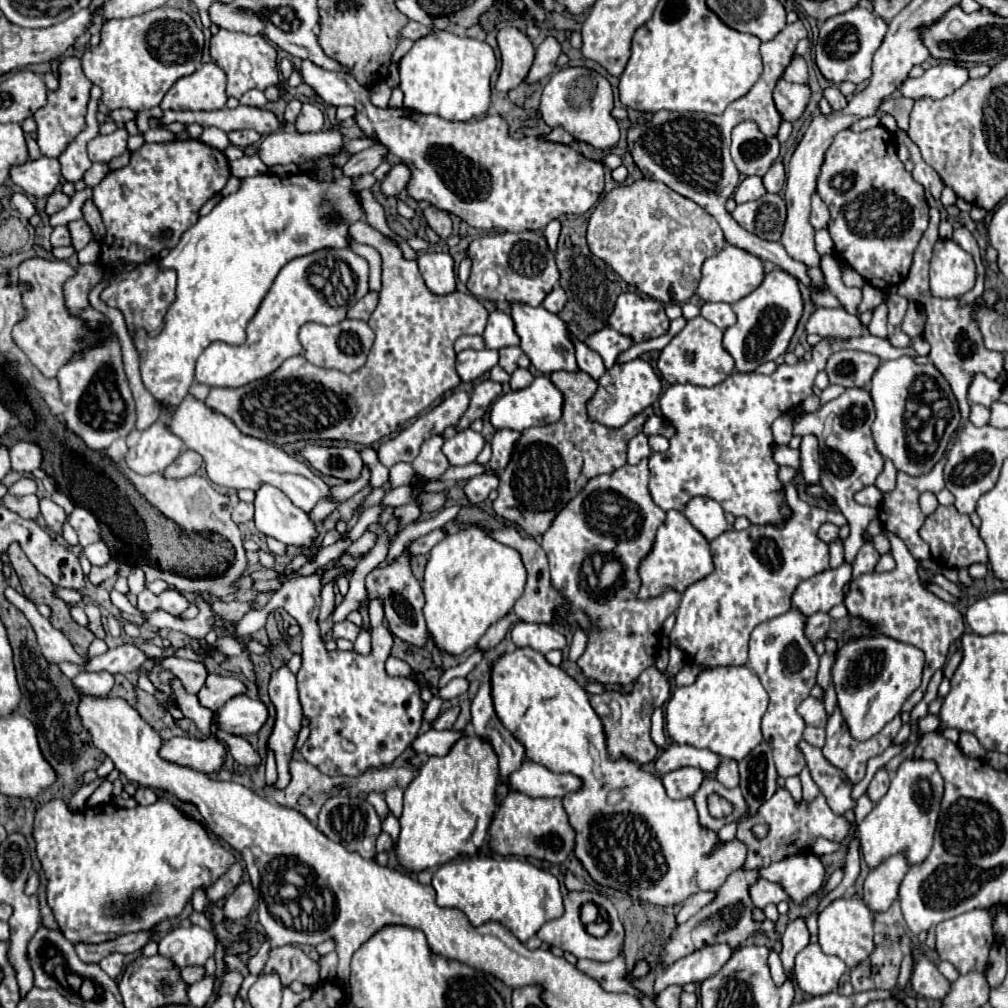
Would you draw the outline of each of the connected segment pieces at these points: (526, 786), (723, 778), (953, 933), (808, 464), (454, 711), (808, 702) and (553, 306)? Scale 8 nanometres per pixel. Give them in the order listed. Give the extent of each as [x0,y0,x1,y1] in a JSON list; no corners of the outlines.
[[509,760,581,798],[715,760,739,788],[935,908,997,974],[801,434,819,482],[433,706,461,730],[797,696,827,726],[543,286,565,314]]

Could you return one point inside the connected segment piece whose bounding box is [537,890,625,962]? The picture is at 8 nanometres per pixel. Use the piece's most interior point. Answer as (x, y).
(568, 933)

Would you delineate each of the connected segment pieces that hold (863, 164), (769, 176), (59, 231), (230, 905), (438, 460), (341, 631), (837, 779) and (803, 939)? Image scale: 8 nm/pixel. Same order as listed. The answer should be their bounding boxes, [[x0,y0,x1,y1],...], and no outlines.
[[817,126,929,290],[763,162,785,194],[51,226,69,246],[223,882,255,922],[413,436,449,480],[333,620,359,642],[799,740,855,814],[779,918,809,972]]

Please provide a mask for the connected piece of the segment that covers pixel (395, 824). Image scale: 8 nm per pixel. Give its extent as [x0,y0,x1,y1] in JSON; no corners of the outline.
[383,816,401,842]

